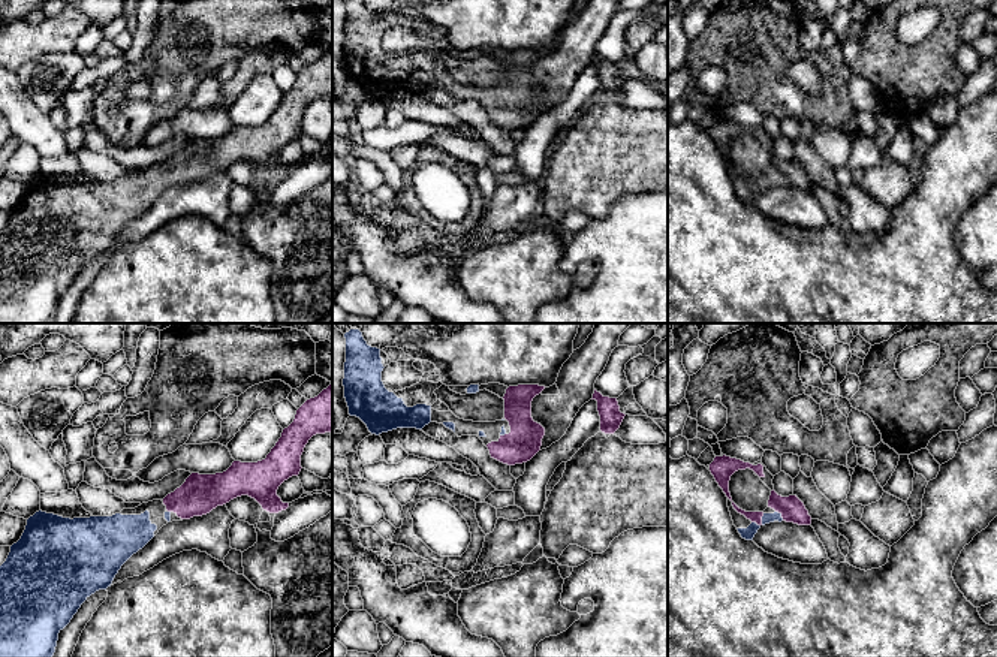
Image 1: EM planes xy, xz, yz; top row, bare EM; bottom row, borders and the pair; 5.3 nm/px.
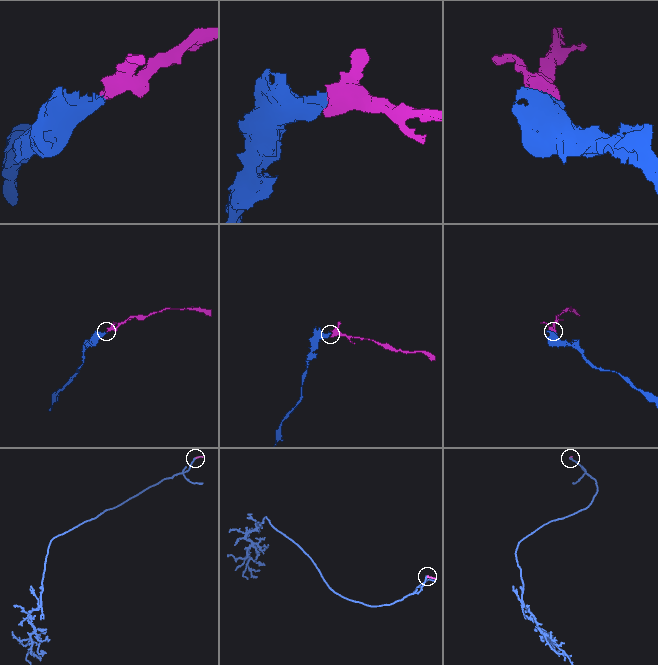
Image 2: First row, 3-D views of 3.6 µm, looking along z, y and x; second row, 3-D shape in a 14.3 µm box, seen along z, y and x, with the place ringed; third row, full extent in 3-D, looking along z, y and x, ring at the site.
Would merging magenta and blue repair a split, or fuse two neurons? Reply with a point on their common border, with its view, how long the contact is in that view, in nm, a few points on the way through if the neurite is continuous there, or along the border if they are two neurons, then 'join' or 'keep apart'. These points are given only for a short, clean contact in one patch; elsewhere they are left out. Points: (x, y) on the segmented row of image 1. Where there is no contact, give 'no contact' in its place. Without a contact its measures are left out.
yz (761, 523) | 90 nm | across yz (755, 517), (761, 523), (767, 518) | join

